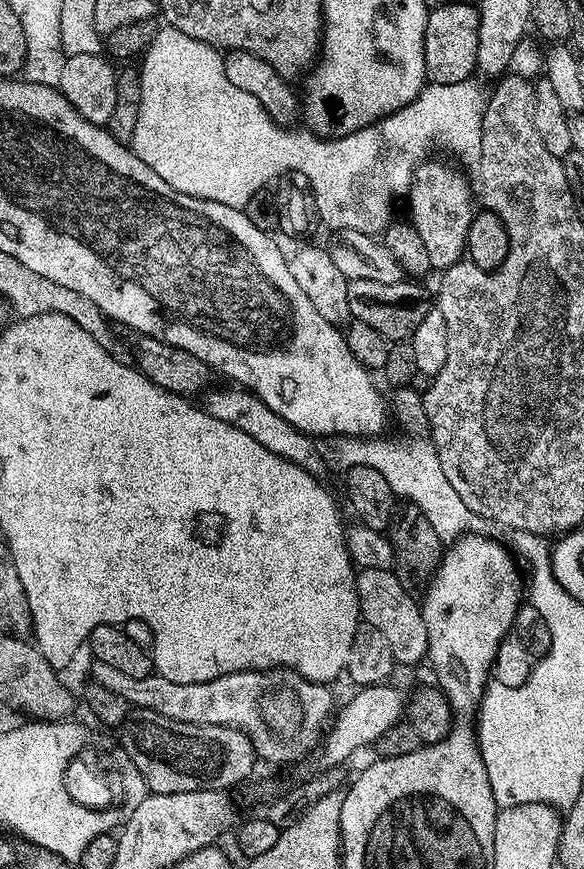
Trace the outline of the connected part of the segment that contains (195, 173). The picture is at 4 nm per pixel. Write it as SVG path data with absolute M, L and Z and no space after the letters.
M167 26L161 27L157 31L156 37L150 42L148 51L144 53L142 63L144 65L139 65L138 68L140 74L140 105L138 106L138 126L134 126L134 138L130 145L132 151L135 152L138 158L142 158L142 162L146 162L146 166L150 166L150 170L154 170L154 174L158 174L158 178L162 178L162 182L174 186L174 190L178 190L182 194L190 194L194 198L222 202L231 208L243 210L255 191L269 187L273 182L279 180L285 172L297 172L298 174L306 174L306 178L312 183L312 189L317 201L322 205L323 223L325 220L336 232L342 231L343 228L349 228L348 232L352 234L380 234L390 223L388 215L392 212L392 196L407 197L408 190L412 187L412 178L416 175L416 169L431 157L428 155L435 148L449 148L450 151L457 152L460 156L472 157L475 157L480 151L486 92L483 92L472 80L463 80L453 84L425 83L424 89L416 95L414 102L402 106L402 110L384 117L383 120L369 125L368 128L360 128L357 132L351 132L345 136L325 138L316 135L311 130L287 132L284 129L287 127L281 126L277 121L270 118L270 114L266 114L266 110L262 108L262 102L258 102L258 98L254 98L254 94L246 94L246 90L238 90L238 86L234 86L234 82L230 82L230 78L226 78L224 56L217 49L211 48L206 42L198 42L198 38L190 38L190 34L182 34L182 30Z

